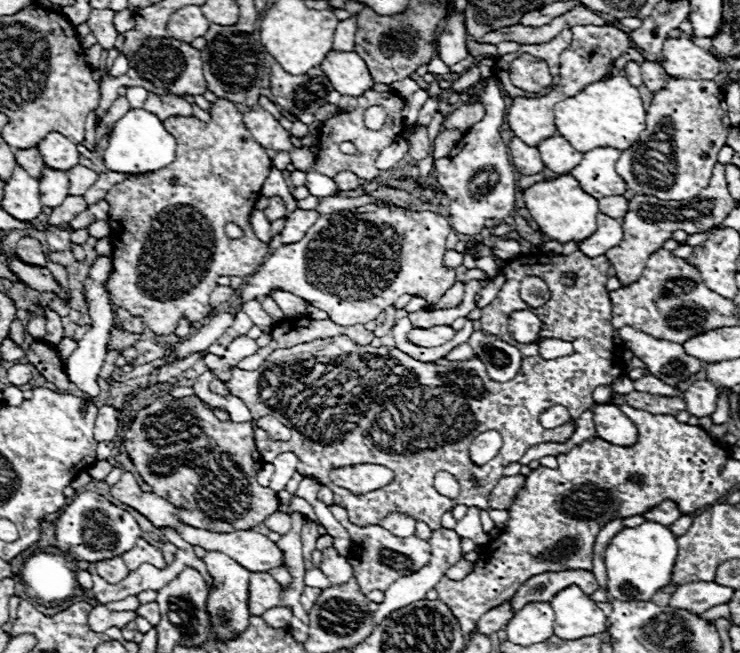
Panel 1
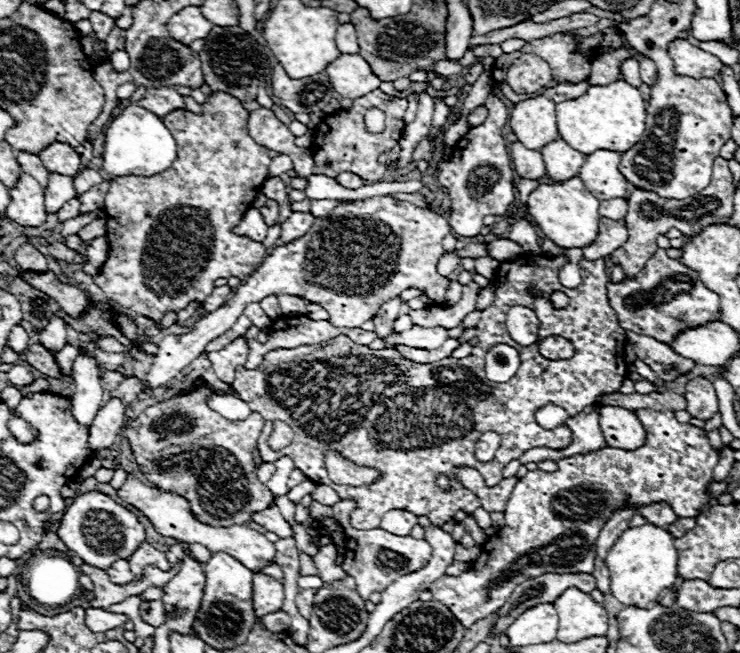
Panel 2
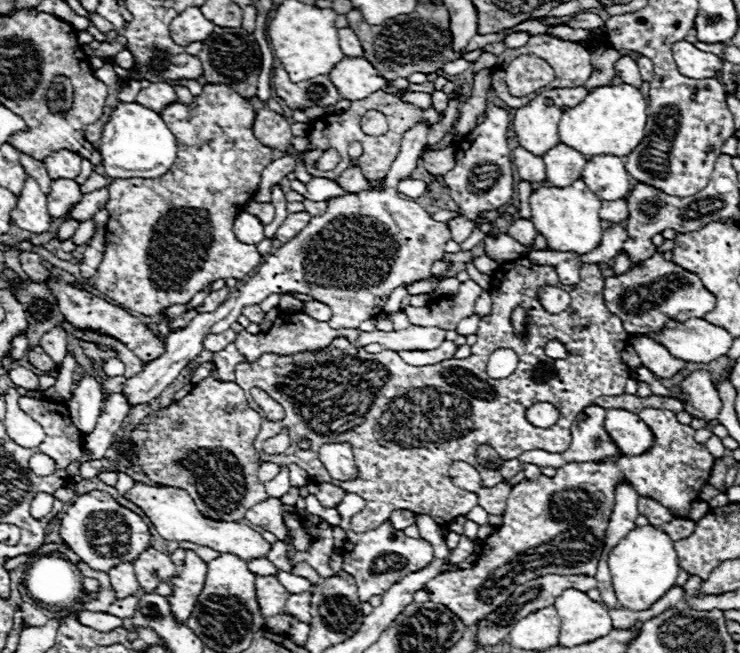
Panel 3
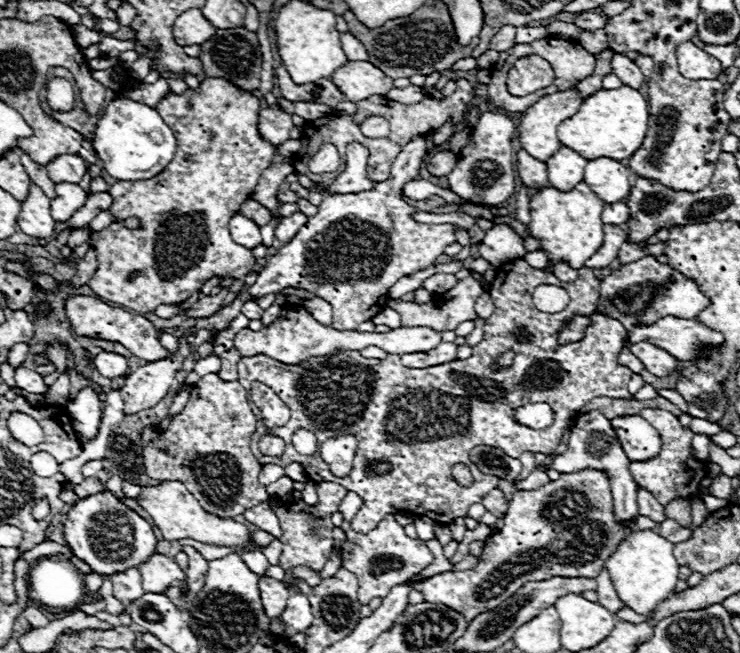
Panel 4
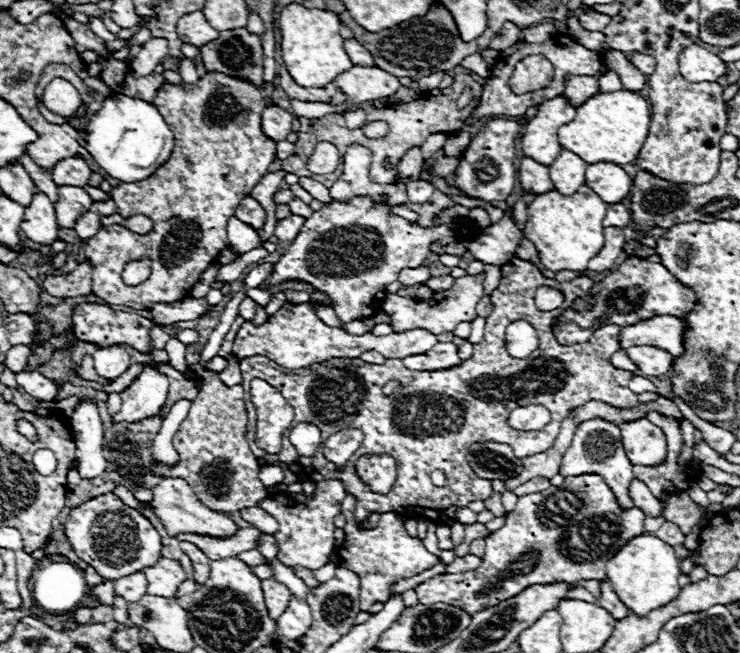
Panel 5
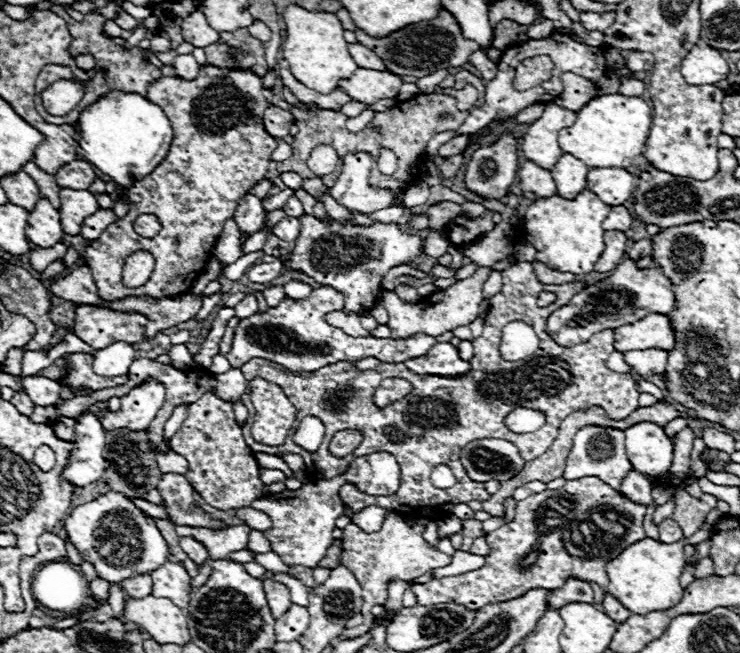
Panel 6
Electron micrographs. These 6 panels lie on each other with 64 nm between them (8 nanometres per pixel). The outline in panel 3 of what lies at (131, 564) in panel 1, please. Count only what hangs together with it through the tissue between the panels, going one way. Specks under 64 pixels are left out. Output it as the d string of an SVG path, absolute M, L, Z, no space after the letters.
M154 548L144 550L144 552L132 562L132 566L134 566L136 578L138 578L138 582L140 582L140 586L142 586L144 592L152 592L152 590L156 588L156 584L158 584L158 580L152 576L152 570L158 570L158 574L160 574L162 580L164 580L164 578L172 578L172 576L178 574L178 570L176 570L174 562L170 560L170 556L158 552L158 550L154 550Z

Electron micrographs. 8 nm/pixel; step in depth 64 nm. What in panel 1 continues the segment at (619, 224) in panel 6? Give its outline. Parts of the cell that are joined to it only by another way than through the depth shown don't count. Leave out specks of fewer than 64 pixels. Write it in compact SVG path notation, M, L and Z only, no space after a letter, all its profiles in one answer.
M624 196L600 198L598 206L600 206L600 212L604 212L606 216L612 216L612 218L622 218L628 212L628 200Z

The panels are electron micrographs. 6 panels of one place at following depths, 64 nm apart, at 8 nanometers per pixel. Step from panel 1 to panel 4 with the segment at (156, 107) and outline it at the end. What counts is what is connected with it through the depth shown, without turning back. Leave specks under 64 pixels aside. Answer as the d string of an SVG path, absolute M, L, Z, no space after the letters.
M160 78L154 84L136 84L132 86L132 100L142 102L142 104L150 104L150 108L156 108L160 104L160 100L170 94L170 86L164 78Z

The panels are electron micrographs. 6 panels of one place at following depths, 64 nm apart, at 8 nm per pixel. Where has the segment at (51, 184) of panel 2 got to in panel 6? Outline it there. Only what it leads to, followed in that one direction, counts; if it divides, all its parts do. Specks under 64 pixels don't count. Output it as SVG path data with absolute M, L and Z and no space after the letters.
M60 188L60 224L66 234L80 234L80 224L86 216L96 212L98 202L88 190Z

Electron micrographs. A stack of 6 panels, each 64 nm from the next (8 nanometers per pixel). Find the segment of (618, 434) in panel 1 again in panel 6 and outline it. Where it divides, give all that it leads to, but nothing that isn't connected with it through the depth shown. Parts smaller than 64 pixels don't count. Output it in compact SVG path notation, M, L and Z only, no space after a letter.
M638 422L624 430L624 444L632 466L646 474L660 474L672 466L672 442L654 422Z

